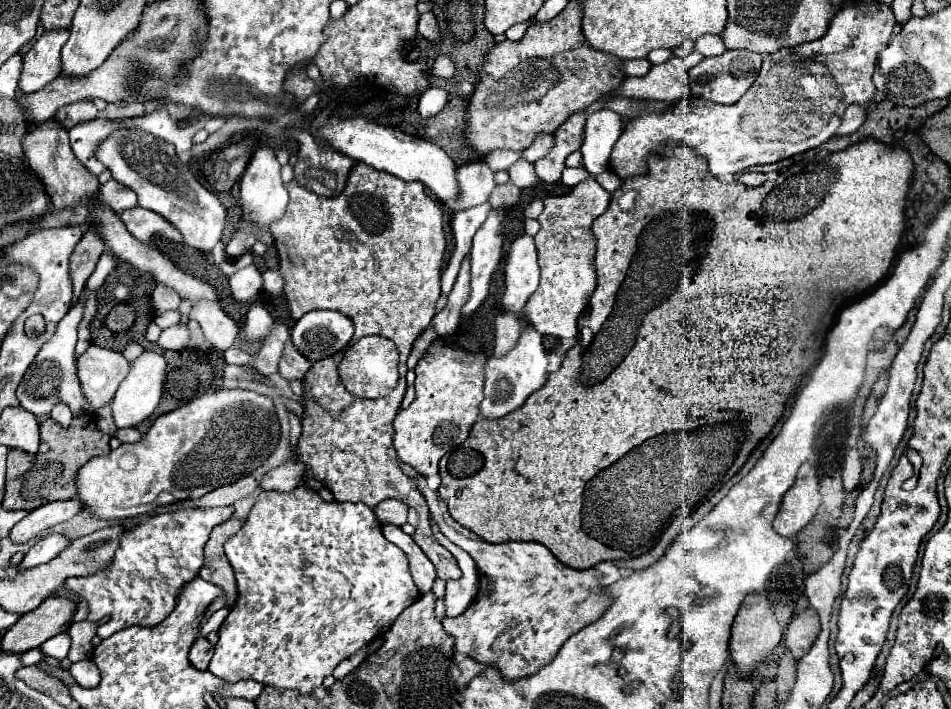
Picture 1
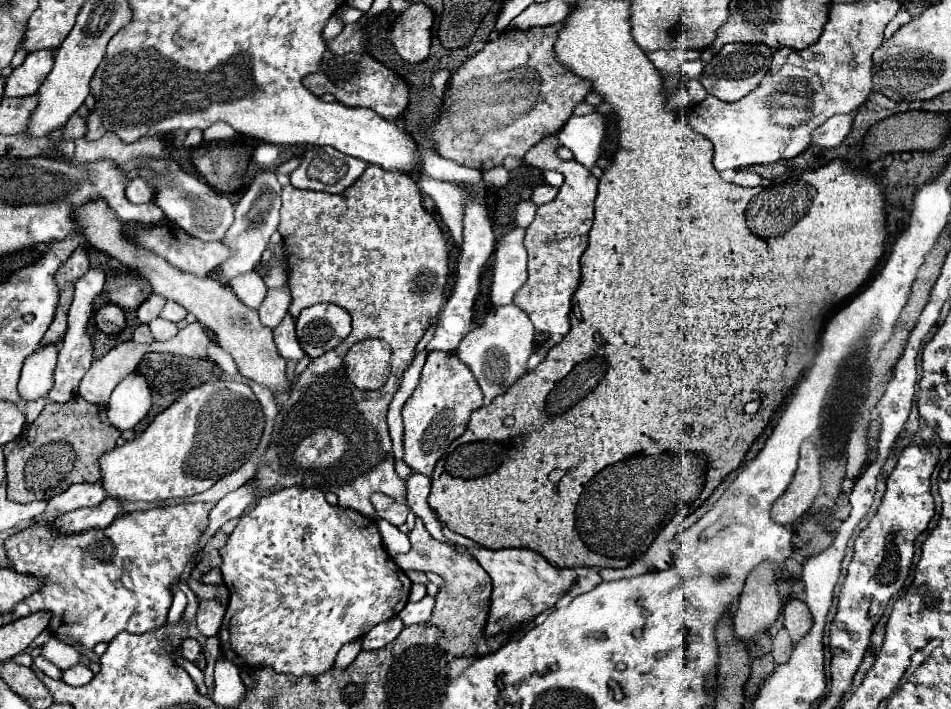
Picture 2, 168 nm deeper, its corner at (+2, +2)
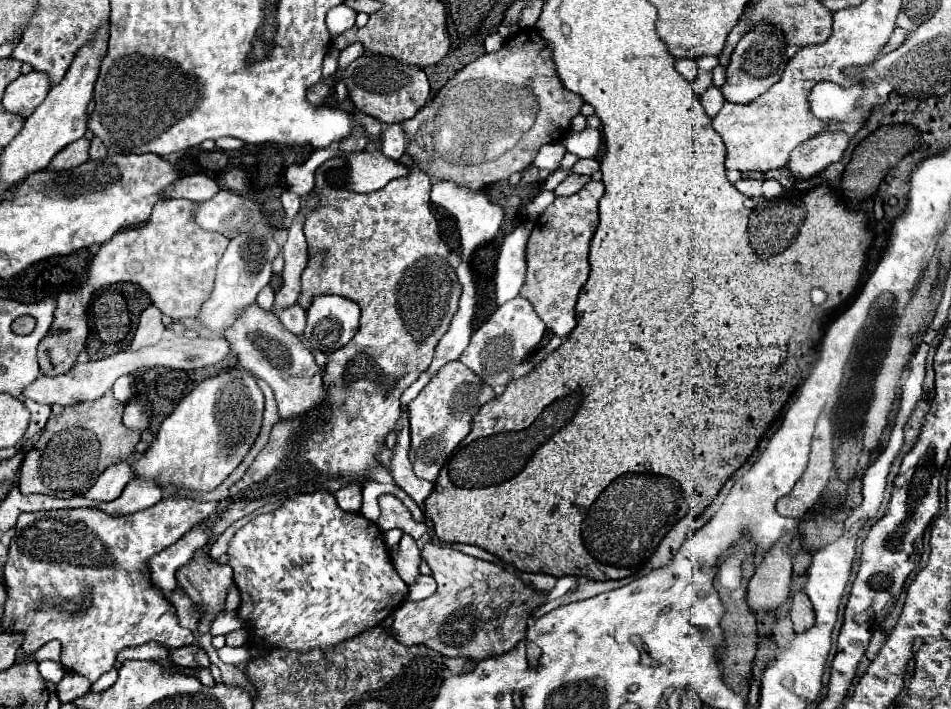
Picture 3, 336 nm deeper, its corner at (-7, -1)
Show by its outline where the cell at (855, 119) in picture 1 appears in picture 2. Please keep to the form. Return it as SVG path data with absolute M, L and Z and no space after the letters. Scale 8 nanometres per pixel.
M845 114L833 116L825 124L821 124L817 130L813 130L811 144L819 146L819 148L837 148L845 140L849 130L851 130L849 116L845 116Z

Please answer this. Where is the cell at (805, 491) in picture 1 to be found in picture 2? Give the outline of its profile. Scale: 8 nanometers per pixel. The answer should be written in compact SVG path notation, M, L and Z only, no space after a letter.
M805 440L801 446L799 468L793 476L789 488L773 502L771 518L779 524L793 524L807 508L813 504L815 496L819 494L821 480L819 480L821 464L817 448L811 440Z

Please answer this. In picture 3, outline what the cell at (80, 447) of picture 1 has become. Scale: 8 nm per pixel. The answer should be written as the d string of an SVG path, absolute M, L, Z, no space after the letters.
M104 393L98 401L54 405L40 439L26 453L20 465L20 493L70 499L88 491L102 471L130 457L134 445L140 441L138 431L130 431L122 425L122 411L124 403L118 403L112 393Z

